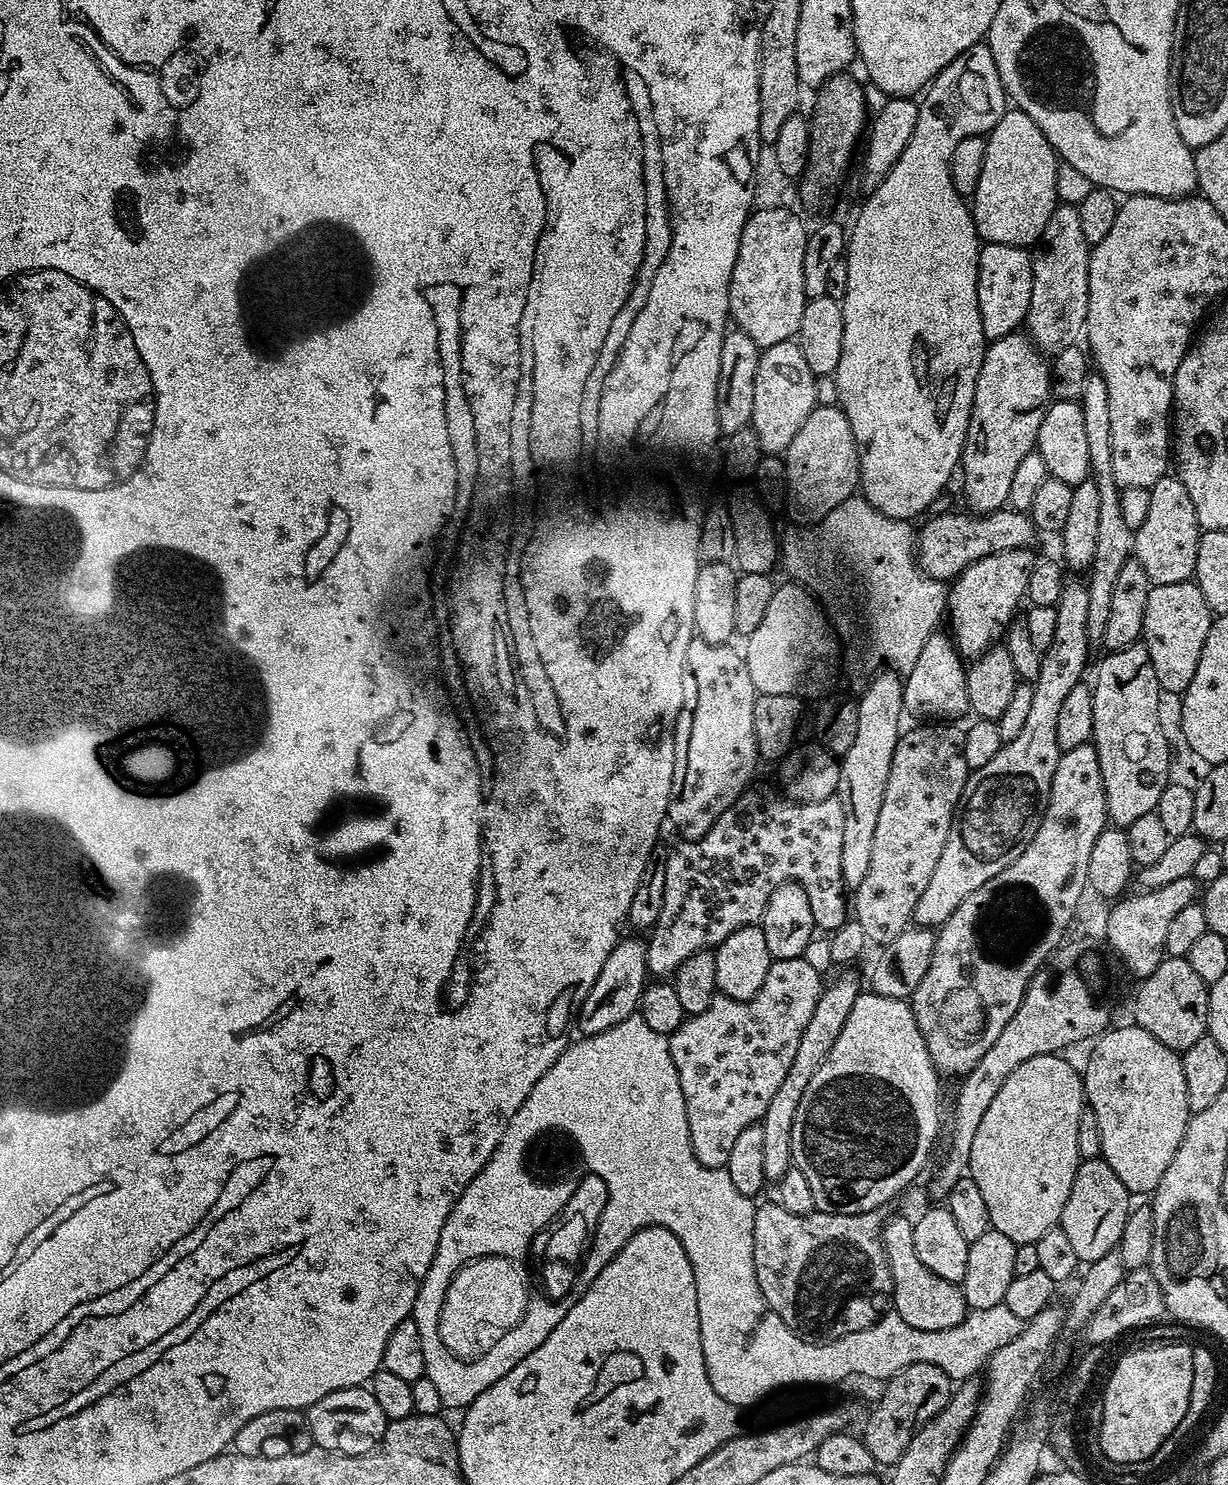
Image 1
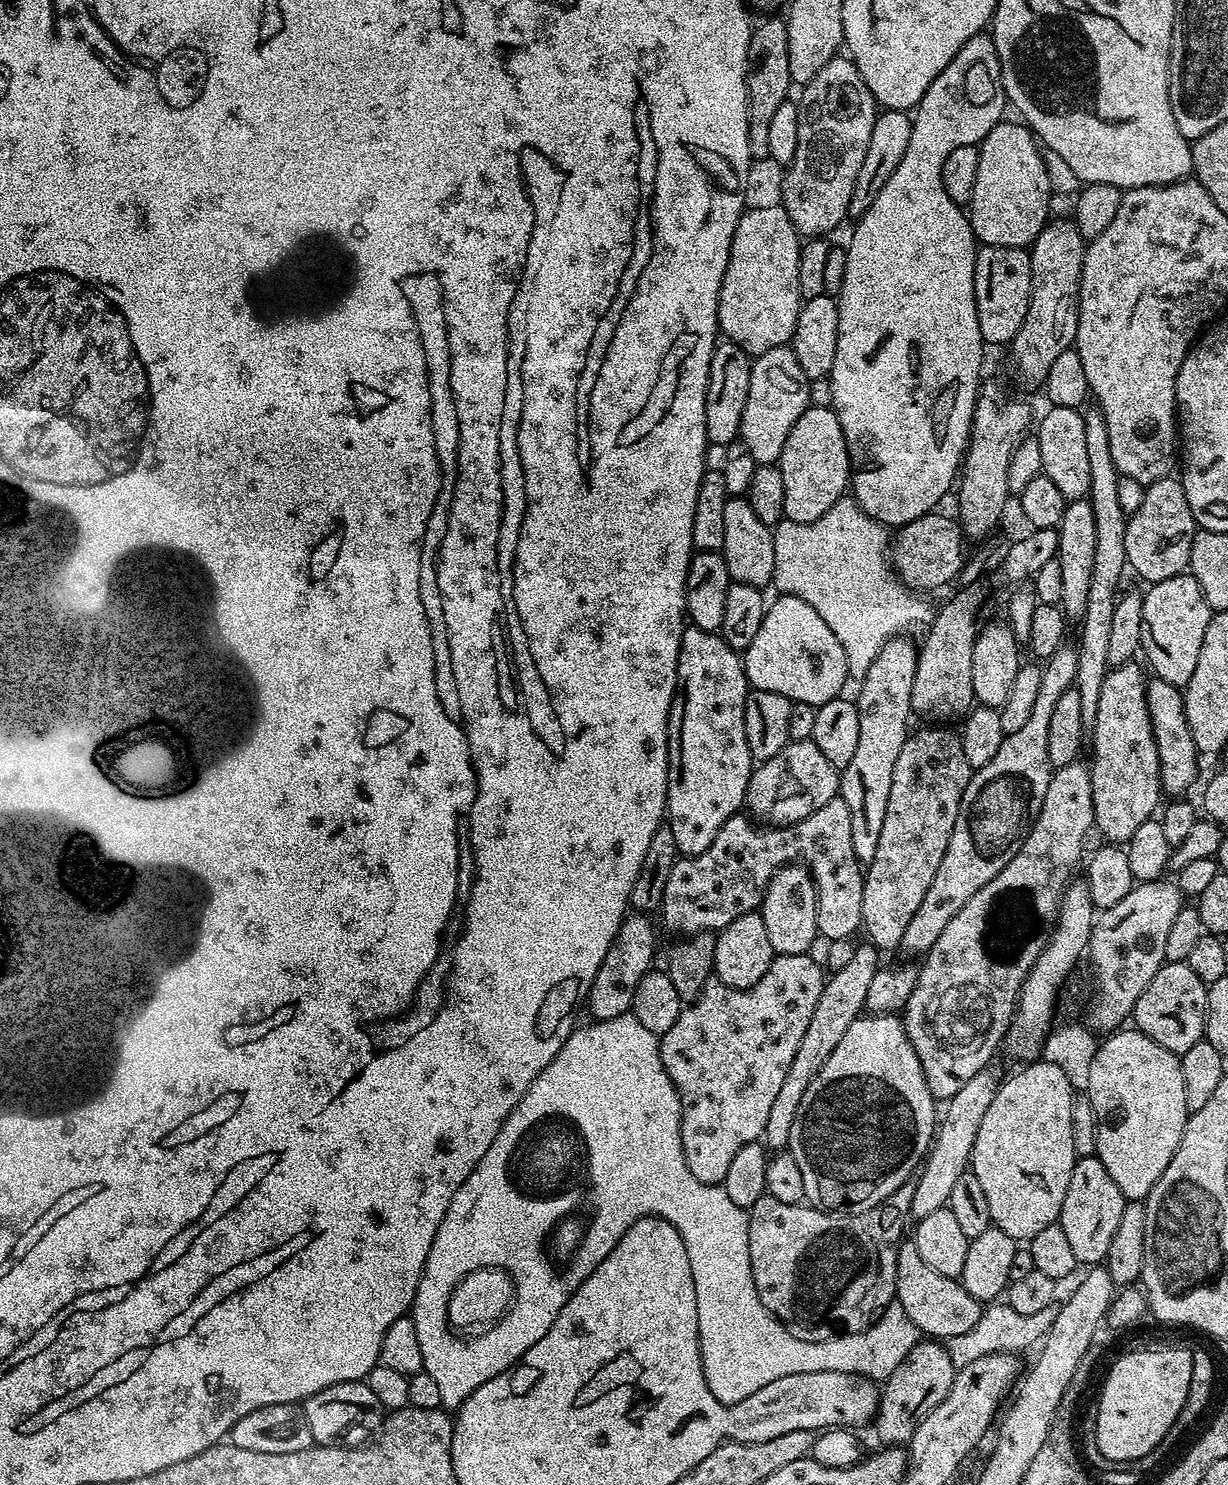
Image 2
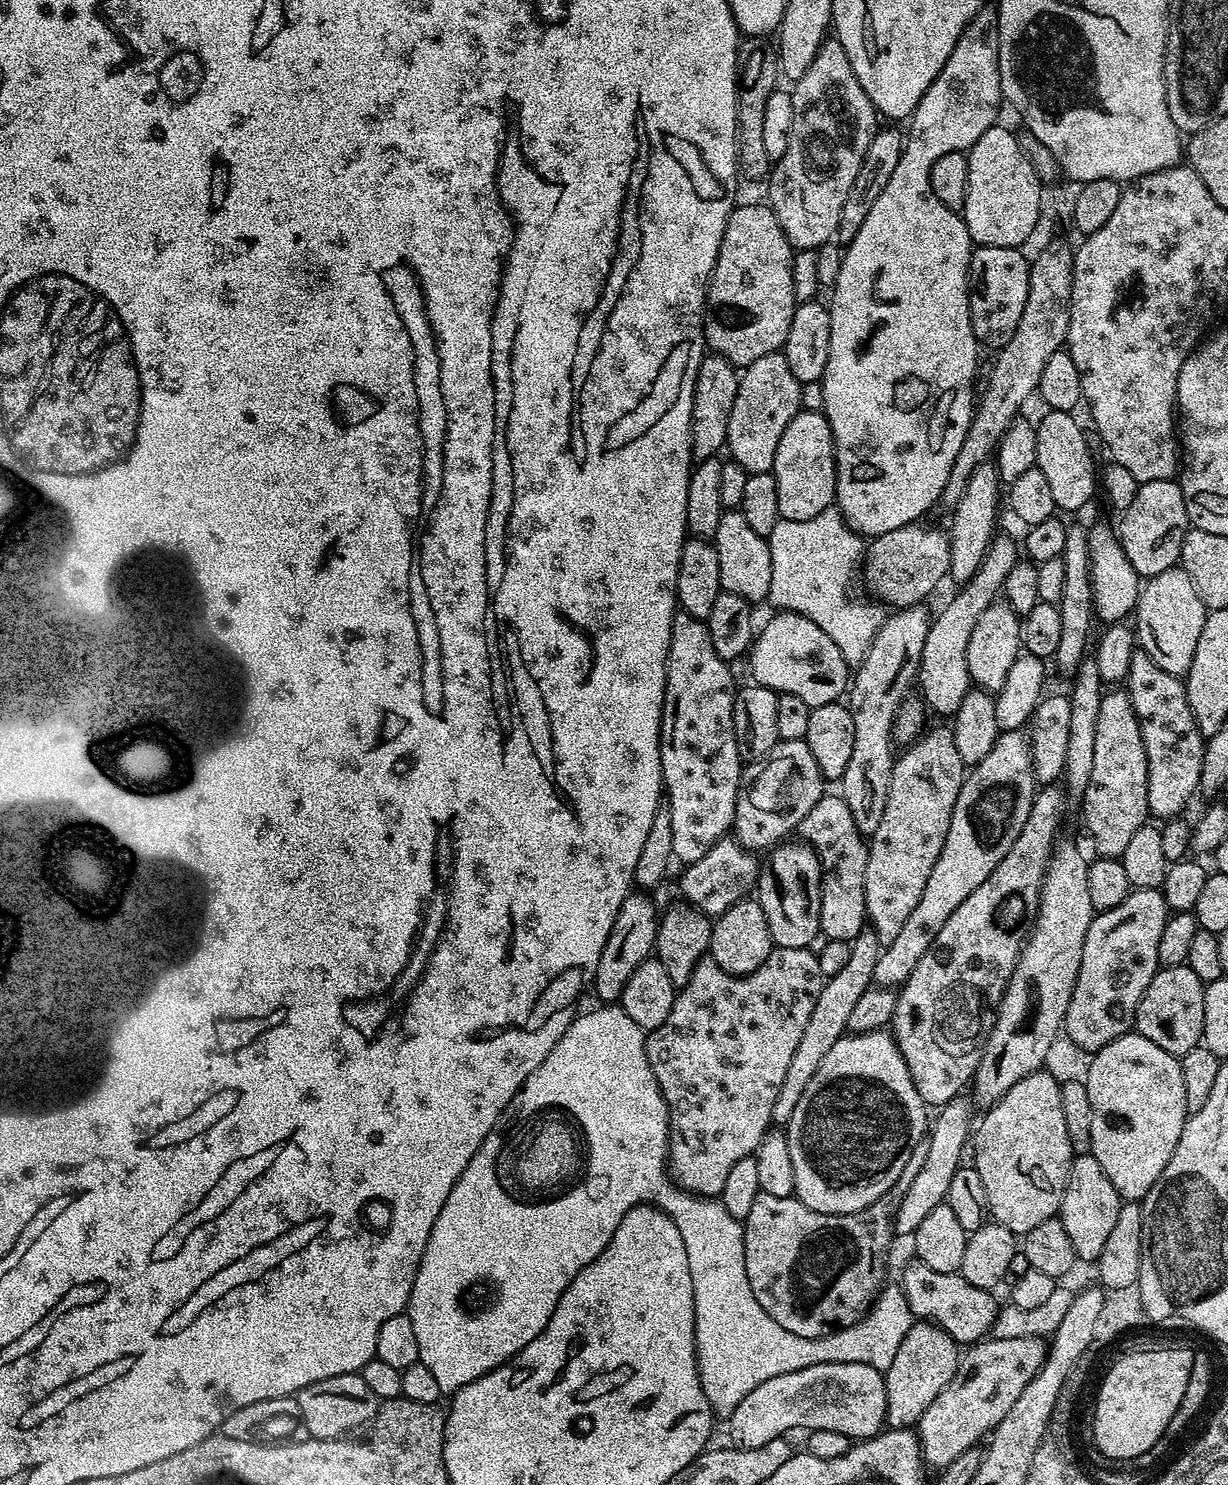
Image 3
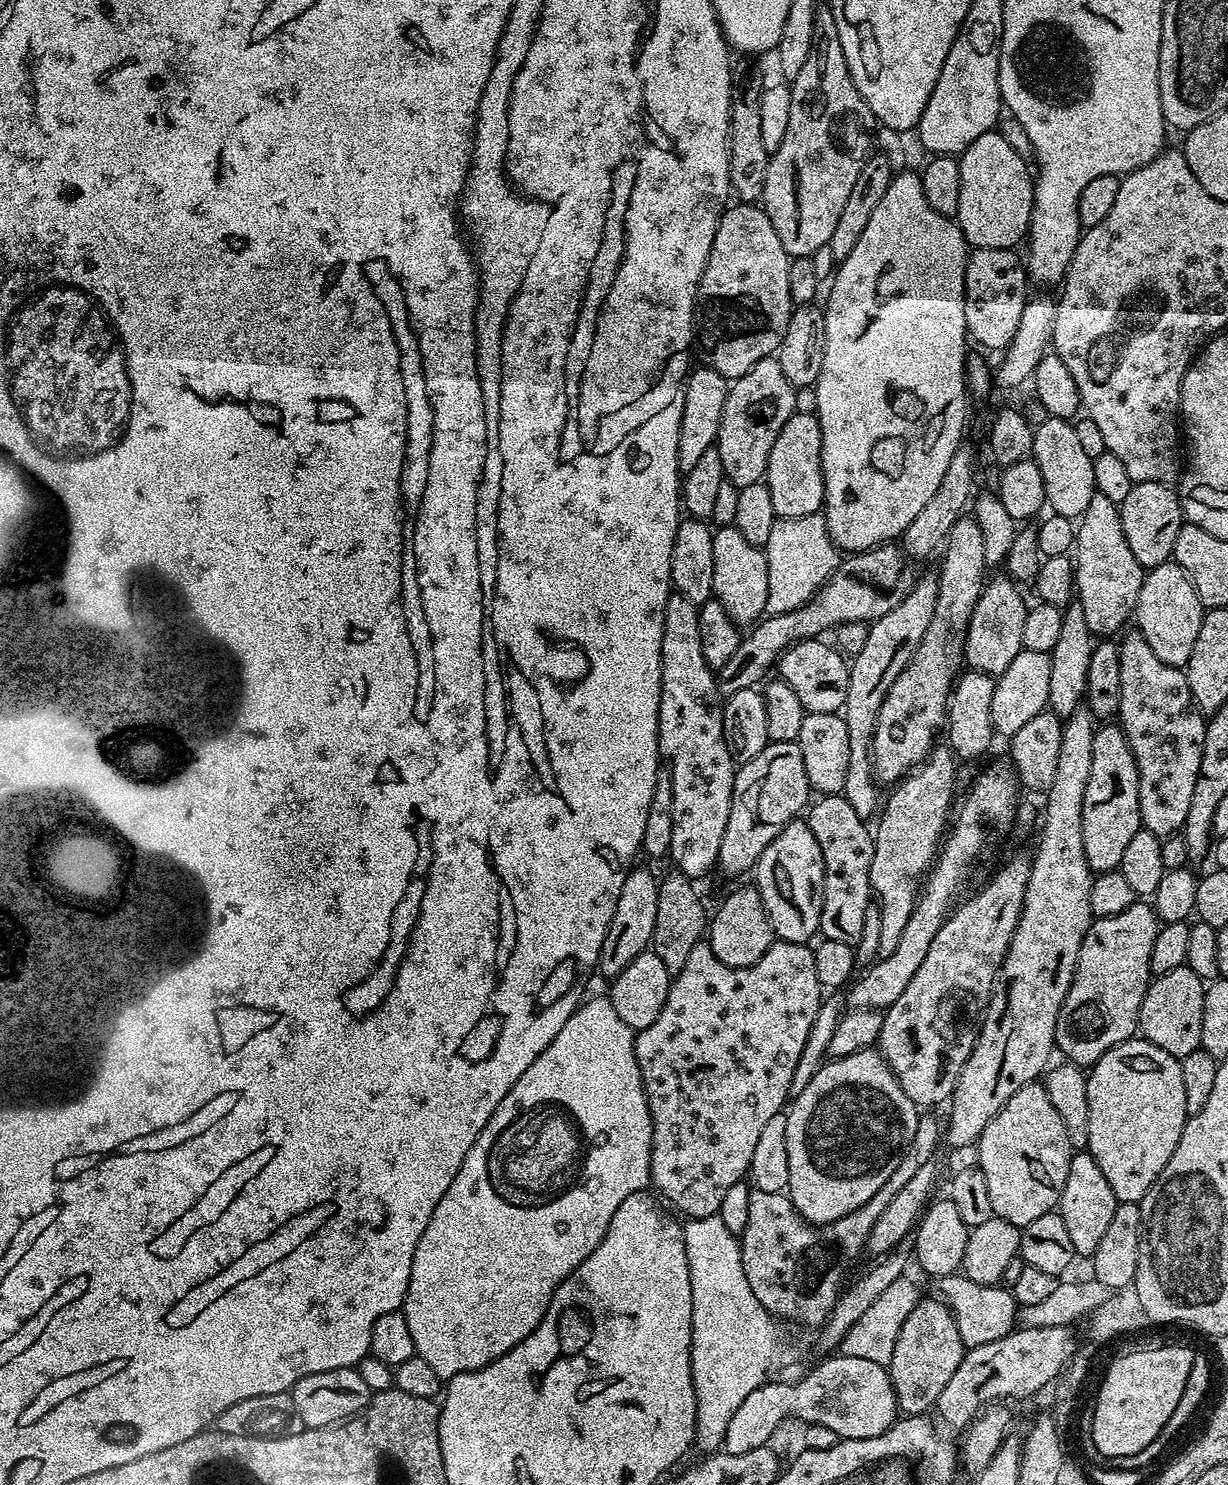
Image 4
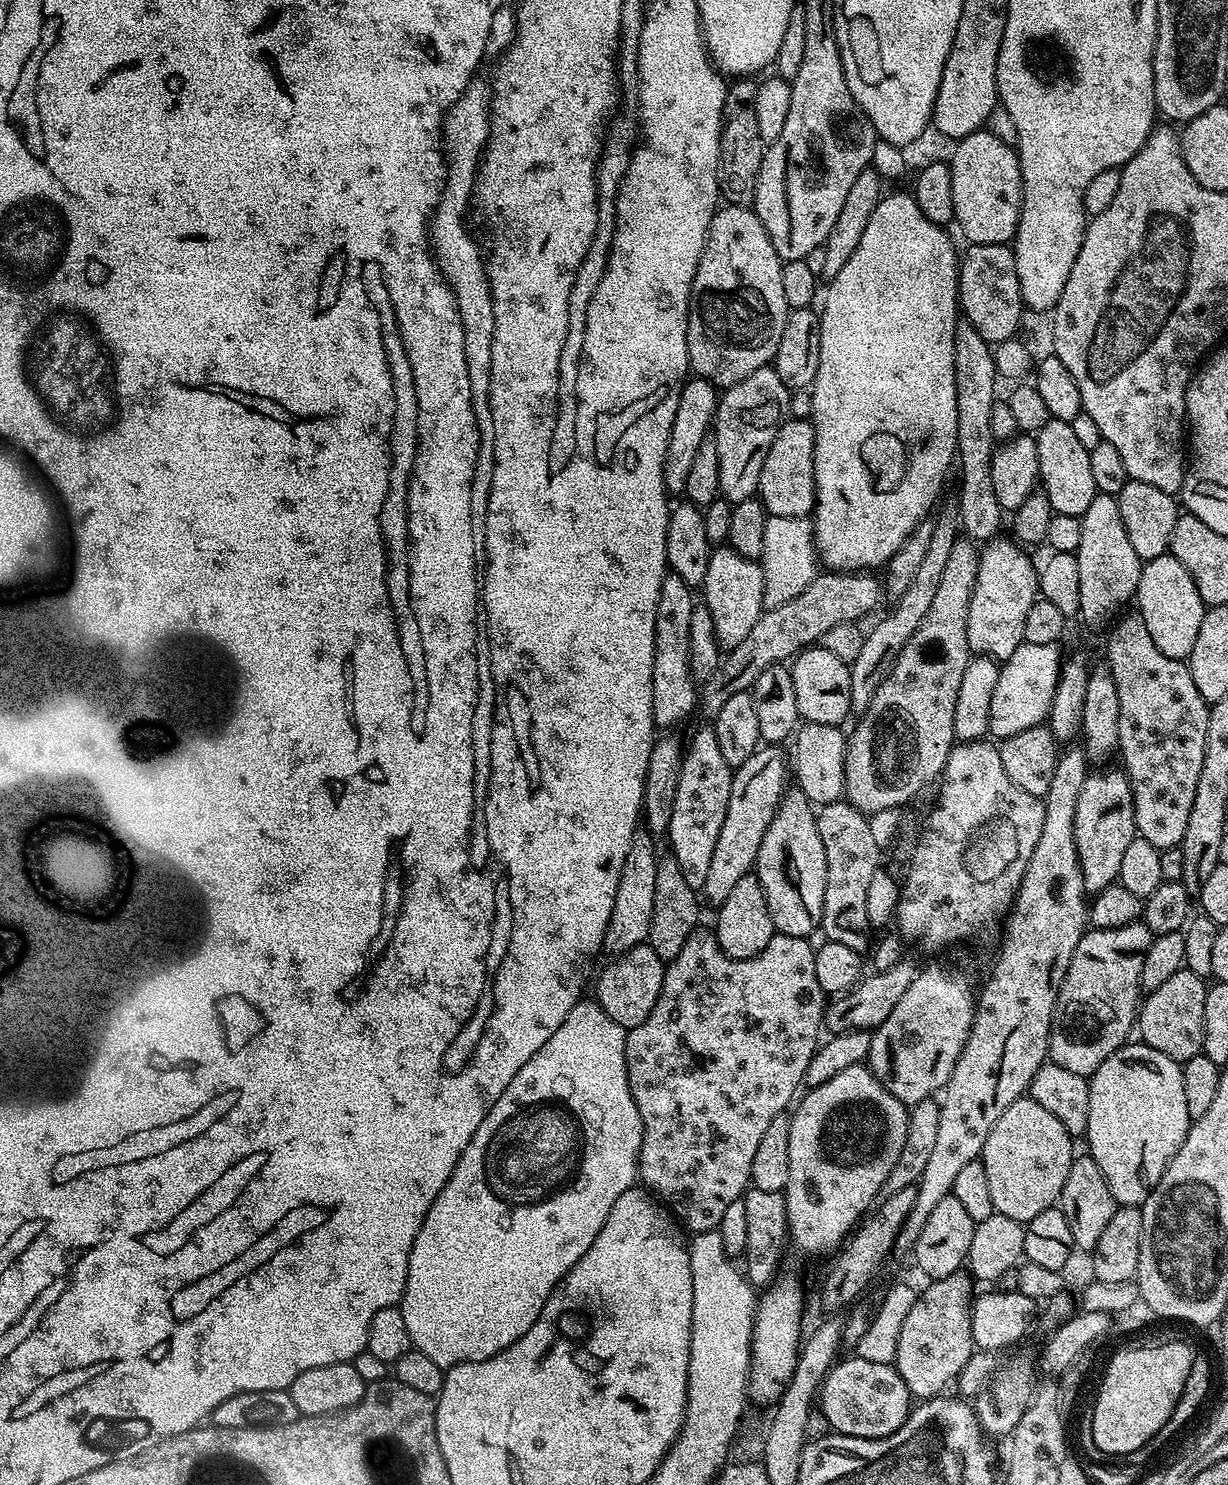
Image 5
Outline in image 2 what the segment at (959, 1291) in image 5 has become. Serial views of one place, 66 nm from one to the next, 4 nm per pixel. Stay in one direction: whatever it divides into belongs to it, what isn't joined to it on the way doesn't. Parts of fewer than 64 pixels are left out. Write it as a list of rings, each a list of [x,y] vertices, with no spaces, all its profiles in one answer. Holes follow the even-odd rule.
[[[932,1338],[917,1342],[914,1350],[906,1354],[902,1366],[898,1366],[898,1370],[894,1370],[894,1374],[883,1381],[880,1406],[874,1417],[876,1436],[881,1440],[879,1443],[884,1446],[907,1445],[922,1418],[926,1418],[926,1414],[930,1414],[930,1410],[934,1410],[934,1406],[946,1398],[946,1394],[950,1394],[957,1371],[956,1363],[943,1343]]]

